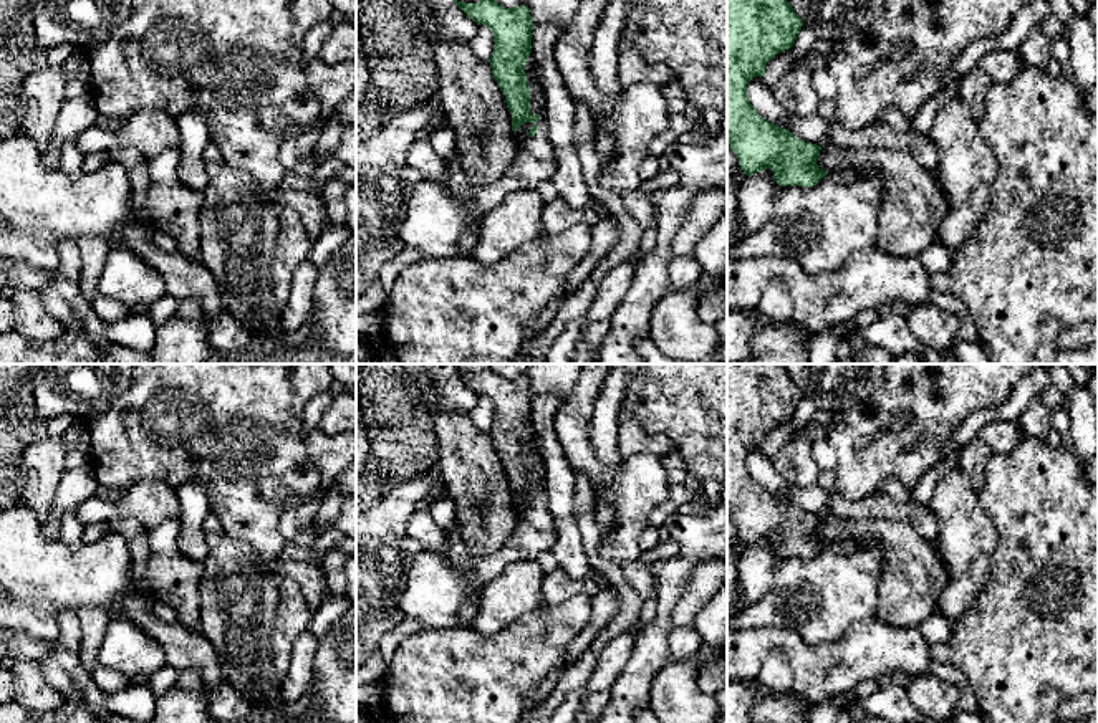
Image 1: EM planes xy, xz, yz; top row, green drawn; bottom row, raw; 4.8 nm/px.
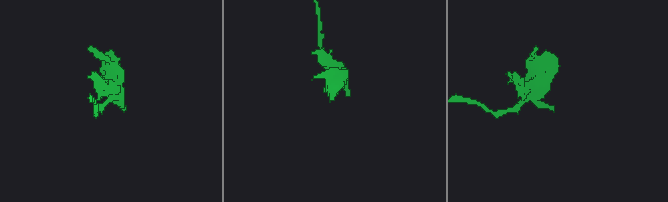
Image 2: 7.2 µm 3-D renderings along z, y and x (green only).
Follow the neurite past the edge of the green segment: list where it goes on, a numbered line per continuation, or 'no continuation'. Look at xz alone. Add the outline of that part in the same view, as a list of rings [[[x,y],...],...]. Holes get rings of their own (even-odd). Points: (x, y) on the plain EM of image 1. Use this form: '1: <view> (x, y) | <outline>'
1: xz (539, 517) | [[[538,496],[535,506],[528,508],[525,516],[533,528],[555,528],[551,515],[548,513],[548,508],[542,496]]]

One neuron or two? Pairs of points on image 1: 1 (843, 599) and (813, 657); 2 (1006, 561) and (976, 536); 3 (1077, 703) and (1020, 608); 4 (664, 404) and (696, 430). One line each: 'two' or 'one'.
1: two
2: two
3: two
4: one

